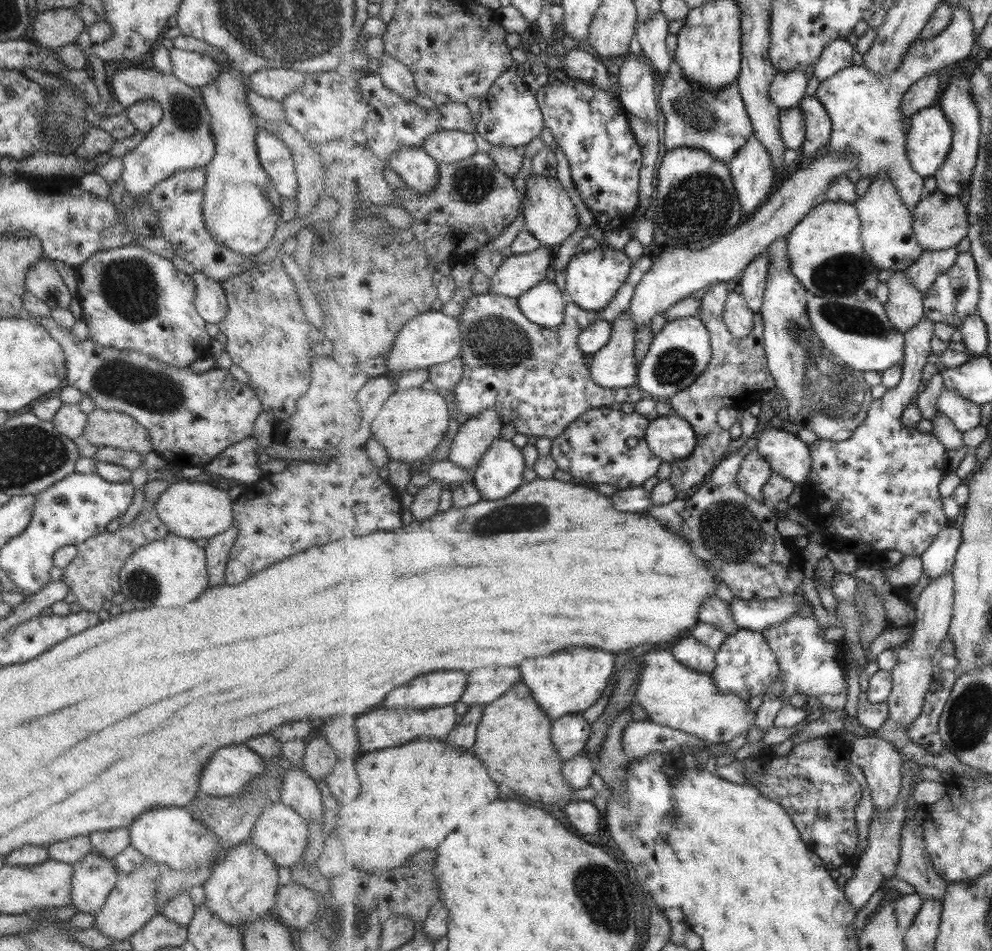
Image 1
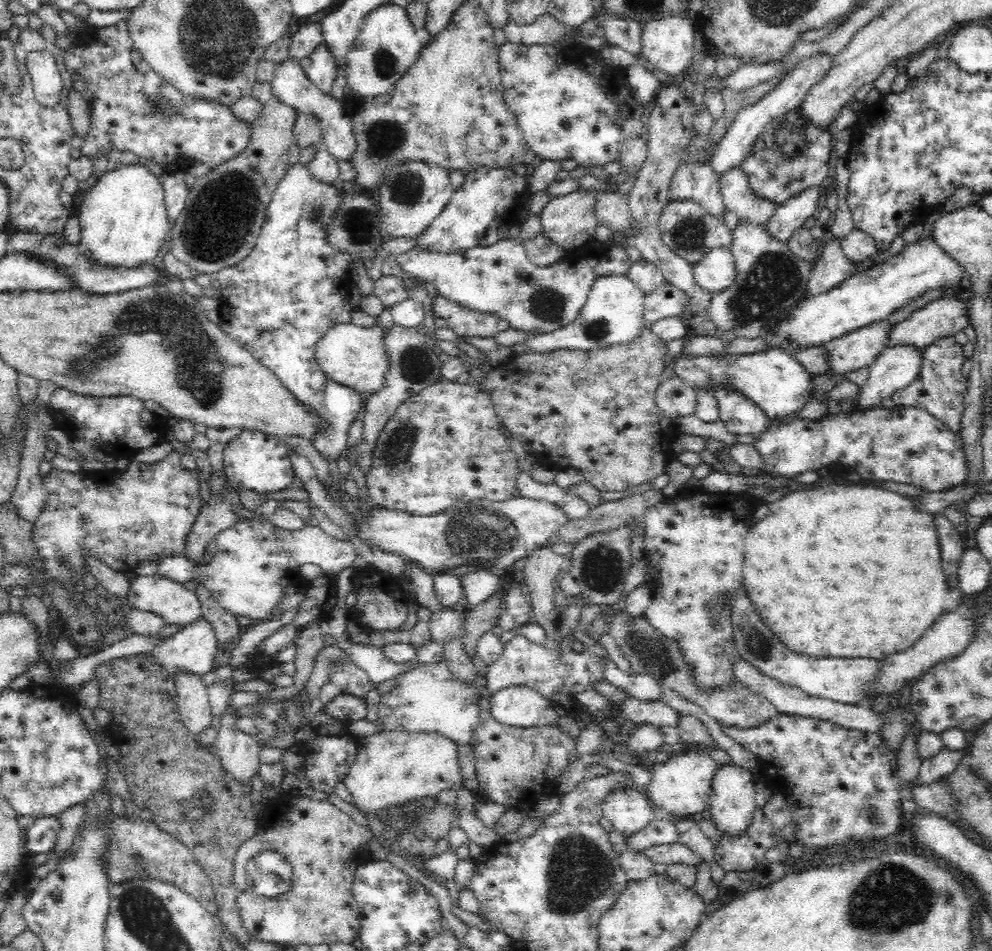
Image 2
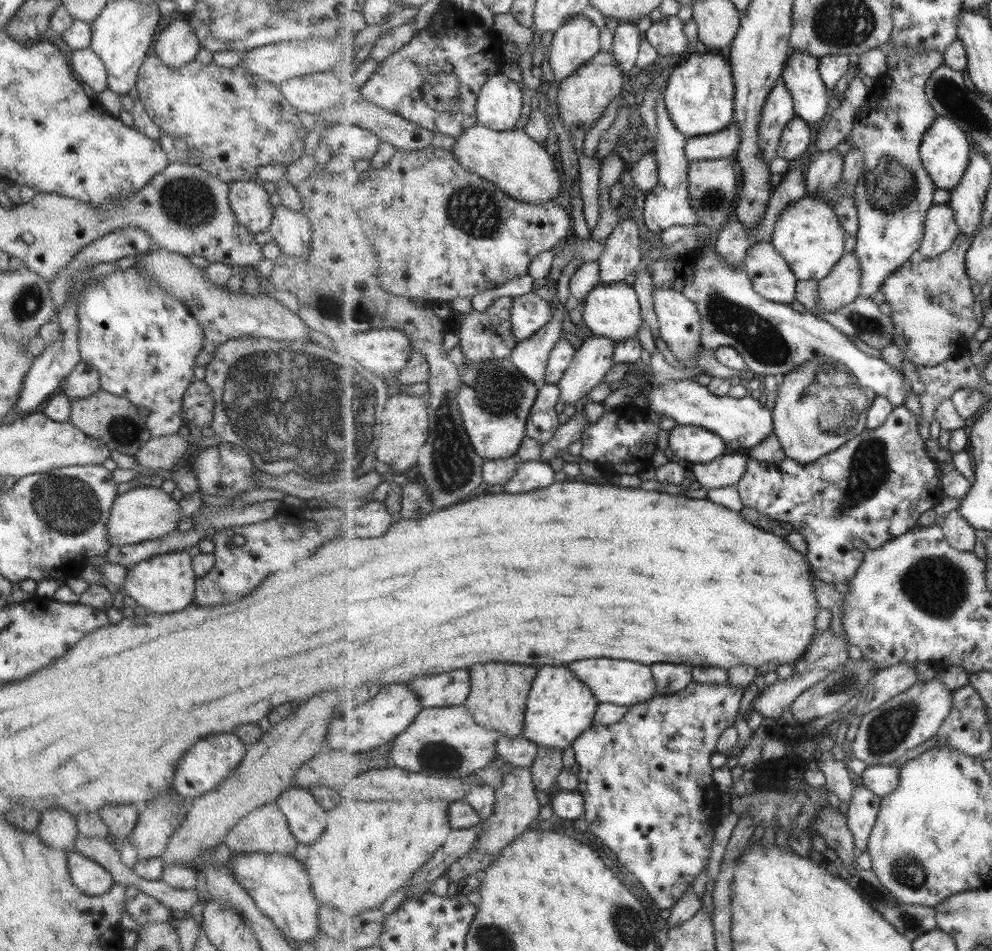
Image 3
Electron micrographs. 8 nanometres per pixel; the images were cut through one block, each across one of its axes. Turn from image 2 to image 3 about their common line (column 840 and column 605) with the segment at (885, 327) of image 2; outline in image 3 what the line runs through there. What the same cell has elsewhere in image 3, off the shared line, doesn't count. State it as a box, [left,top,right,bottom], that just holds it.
[558,335,616,404]

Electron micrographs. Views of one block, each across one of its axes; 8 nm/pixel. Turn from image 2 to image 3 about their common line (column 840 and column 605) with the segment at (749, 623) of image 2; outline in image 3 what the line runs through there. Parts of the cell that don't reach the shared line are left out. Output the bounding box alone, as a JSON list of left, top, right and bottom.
[569,658,658,706]

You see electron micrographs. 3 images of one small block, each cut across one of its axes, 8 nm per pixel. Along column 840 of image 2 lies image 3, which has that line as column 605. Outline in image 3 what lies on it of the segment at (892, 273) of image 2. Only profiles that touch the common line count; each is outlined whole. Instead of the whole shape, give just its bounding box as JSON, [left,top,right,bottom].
[582,281,644,342]

